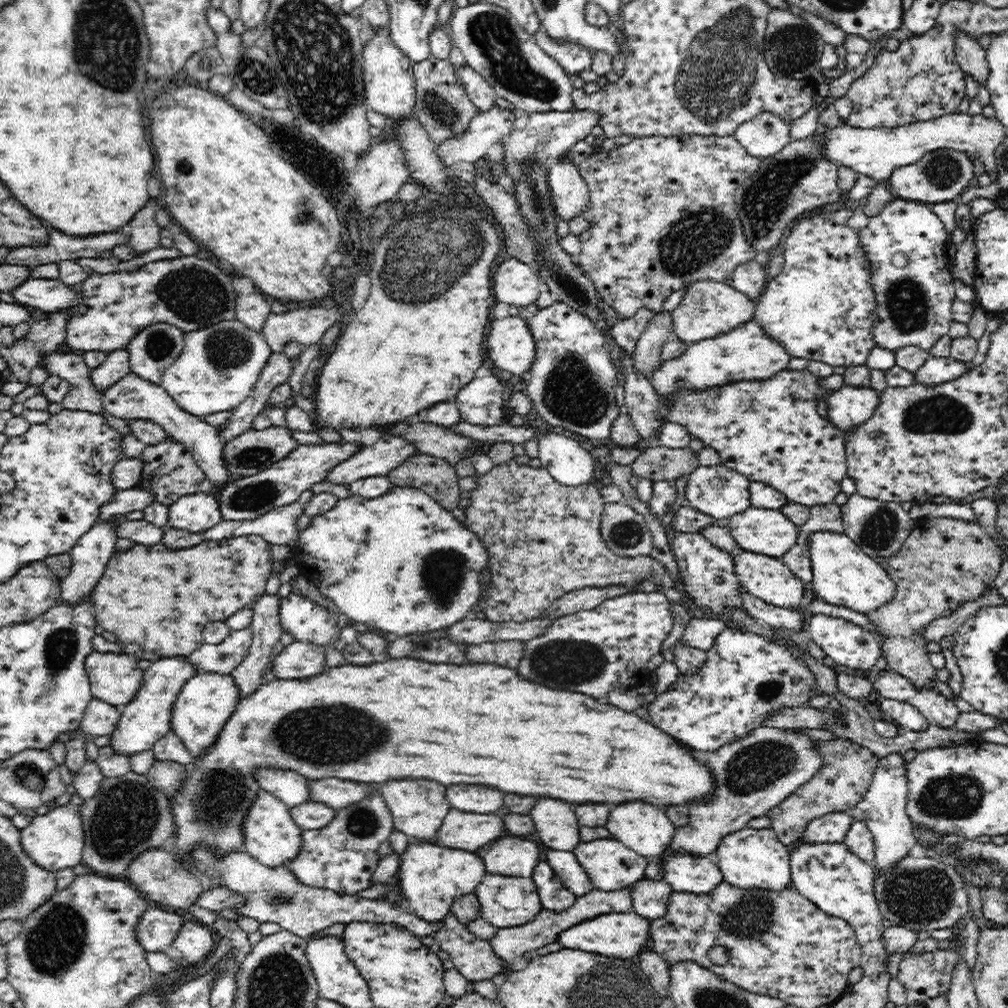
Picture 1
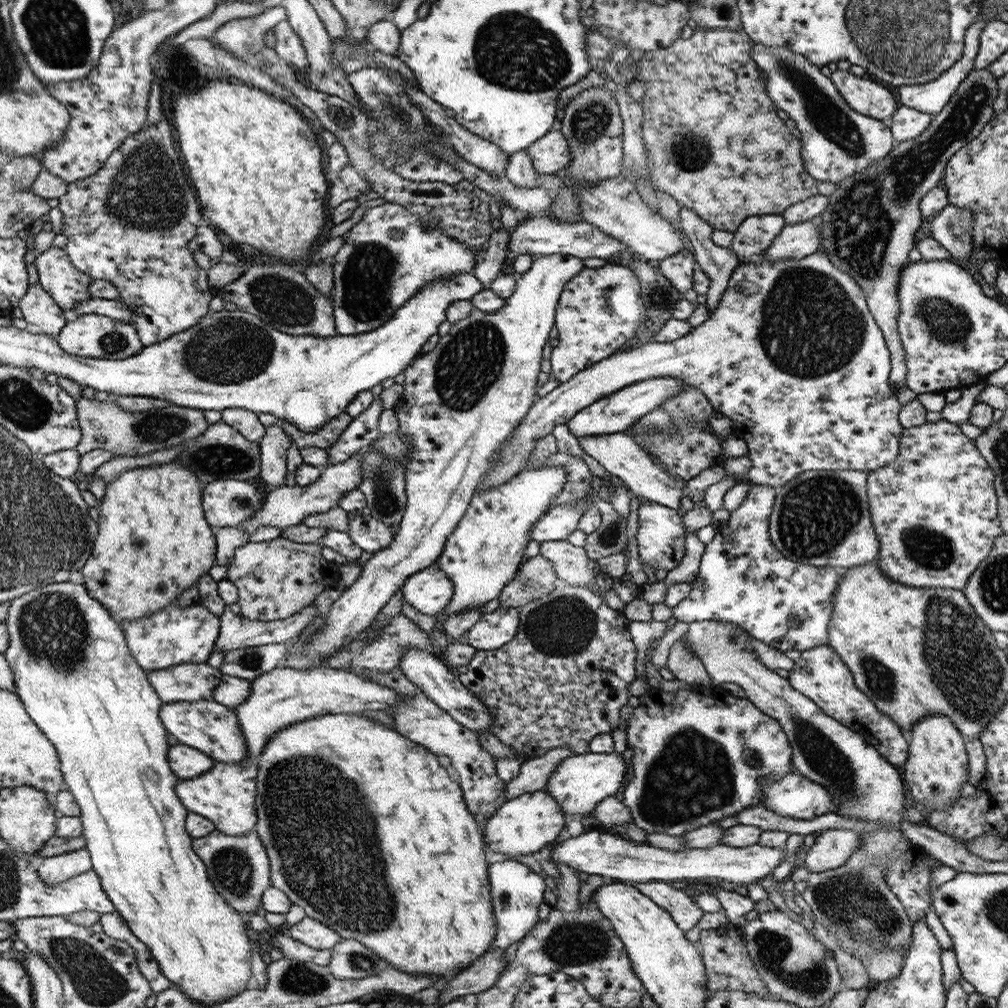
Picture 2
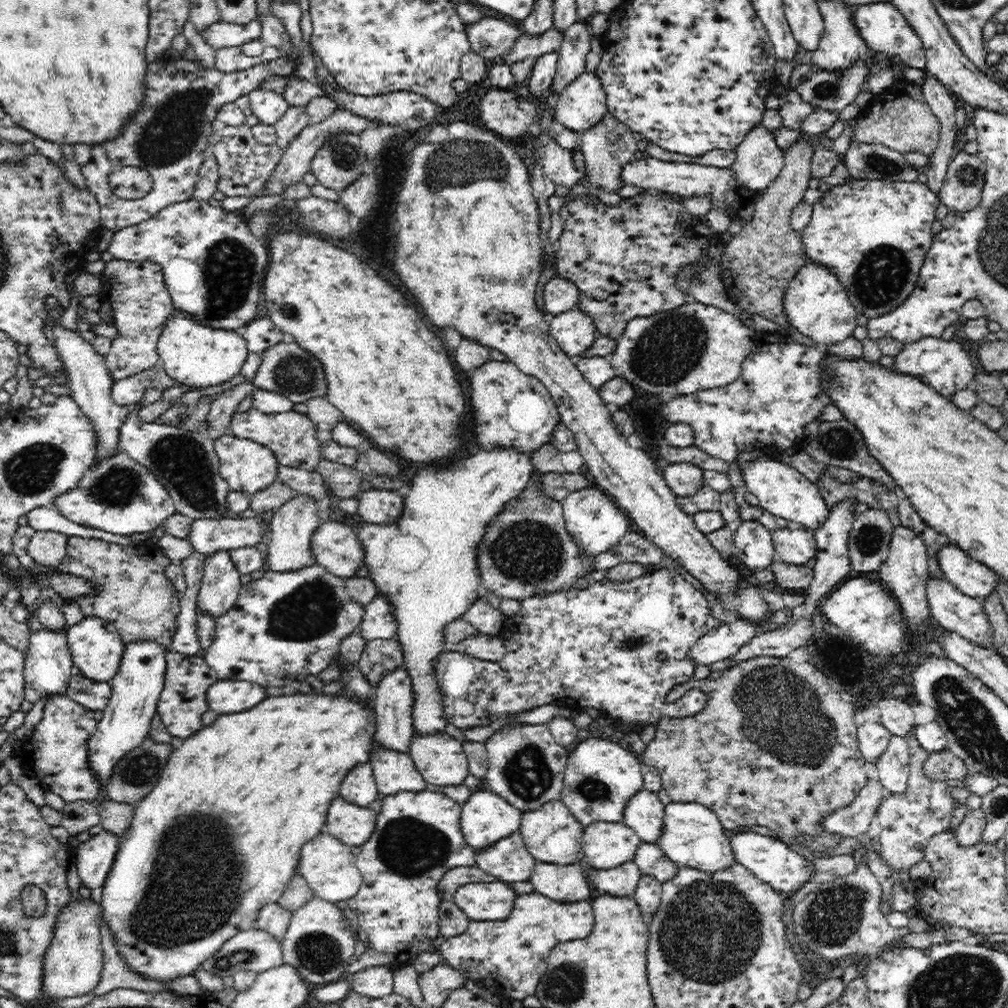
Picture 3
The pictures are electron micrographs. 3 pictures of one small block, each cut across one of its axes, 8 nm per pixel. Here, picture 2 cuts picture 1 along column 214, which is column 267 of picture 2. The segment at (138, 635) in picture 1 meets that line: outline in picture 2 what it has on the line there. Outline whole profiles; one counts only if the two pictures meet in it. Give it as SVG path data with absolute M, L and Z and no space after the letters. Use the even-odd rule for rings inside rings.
M278 537L266 542L248 541L236 548L232 564L227 567L227 578L236 585L240 615L256 621L285 619L314 603L316 596L326 588L339 585L340 564L326 560L321 547L319 543L300 543L286 537Z

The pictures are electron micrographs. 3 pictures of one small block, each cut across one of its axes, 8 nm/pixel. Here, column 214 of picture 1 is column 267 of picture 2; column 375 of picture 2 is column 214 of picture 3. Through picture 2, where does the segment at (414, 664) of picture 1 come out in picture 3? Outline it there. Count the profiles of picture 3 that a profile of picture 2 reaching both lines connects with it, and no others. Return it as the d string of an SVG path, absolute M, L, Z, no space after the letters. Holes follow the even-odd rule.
M296 688L282 696L268 697L252 708L234 714L219 715L214 723L198 730L196 734L184 739L182 746L172 751L156 787L141 802L134 806L106 800L99 804L98 810L103 830L119 837L118 852L112 868L102 886L100 907L103 922L112 932L118 953L126 961L128 969L167 984L172 979L192 975L200 969L204 959L210 958L220 950L223 942L233 938L238 932L254 928L258 913L267 904L276 903L292 880L301 848L317 834L324 831L329 806L340 797L344 776L358 764L368 762L376 732L374 710L368 704L354 702L346 696L322 696L322 694L292 694Z

